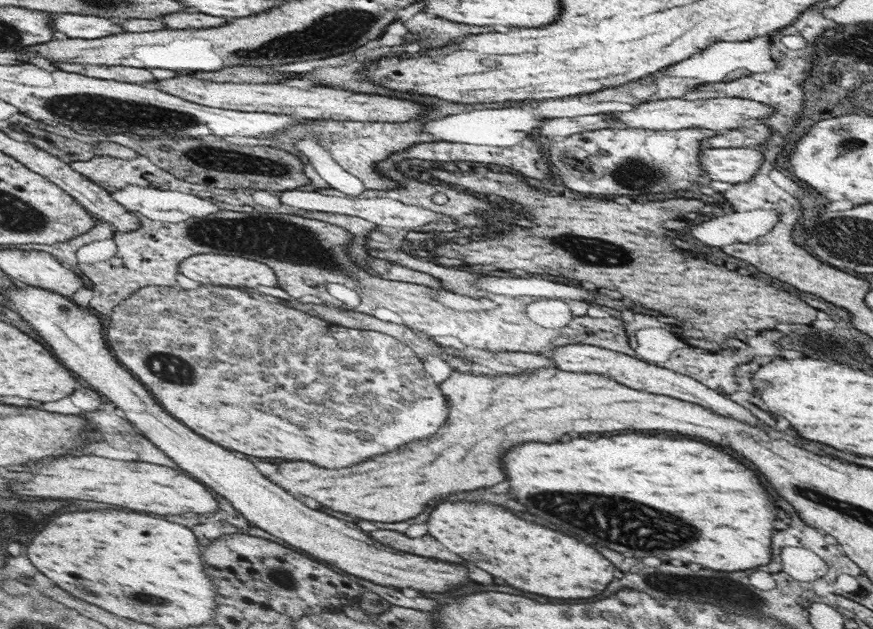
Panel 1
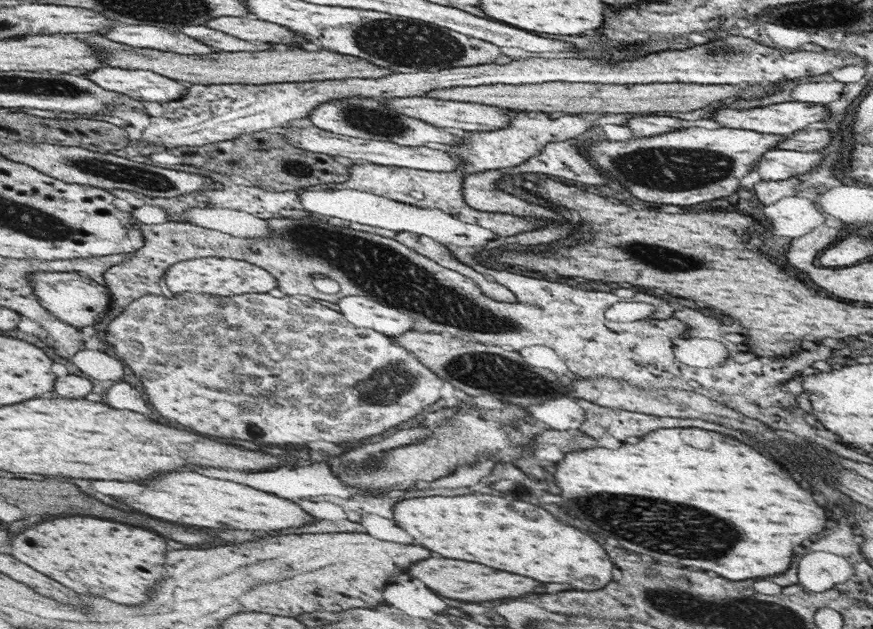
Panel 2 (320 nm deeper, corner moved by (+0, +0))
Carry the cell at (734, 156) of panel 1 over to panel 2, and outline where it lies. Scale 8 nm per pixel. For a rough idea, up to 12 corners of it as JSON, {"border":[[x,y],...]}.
{"border":[[776,148],[762,155],[762,180],[781,181],[815,170],[820,151]]}

